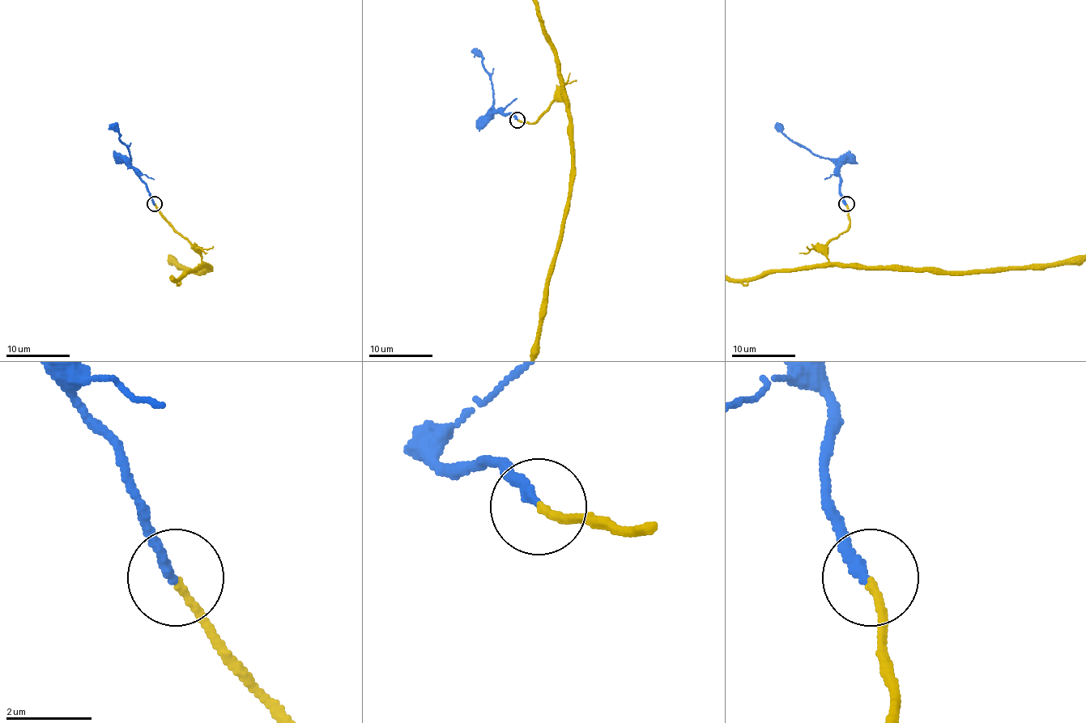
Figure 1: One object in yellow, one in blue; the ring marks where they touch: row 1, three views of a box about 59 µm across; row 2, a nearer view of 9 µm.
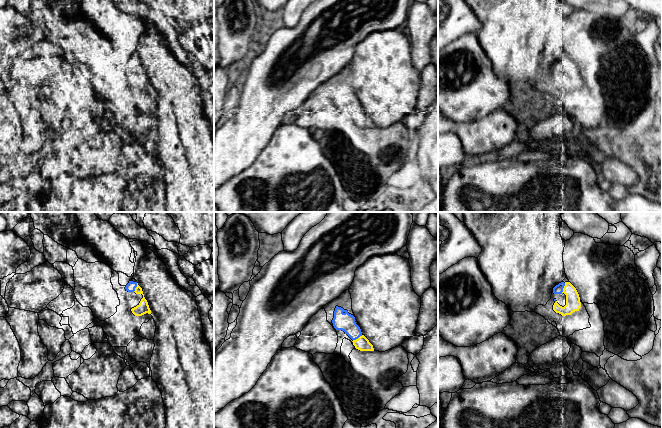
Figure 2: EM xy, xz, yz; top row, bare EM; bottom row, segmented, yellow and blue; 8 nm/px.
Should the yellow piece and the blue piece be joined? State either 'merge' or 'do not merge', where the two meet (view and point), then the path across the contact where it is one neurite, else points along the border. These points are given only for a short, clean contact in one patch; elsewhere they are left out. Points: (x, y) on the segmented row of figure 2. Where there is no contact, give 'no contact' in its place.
merge; meets yellow in yz at (563, 288)

